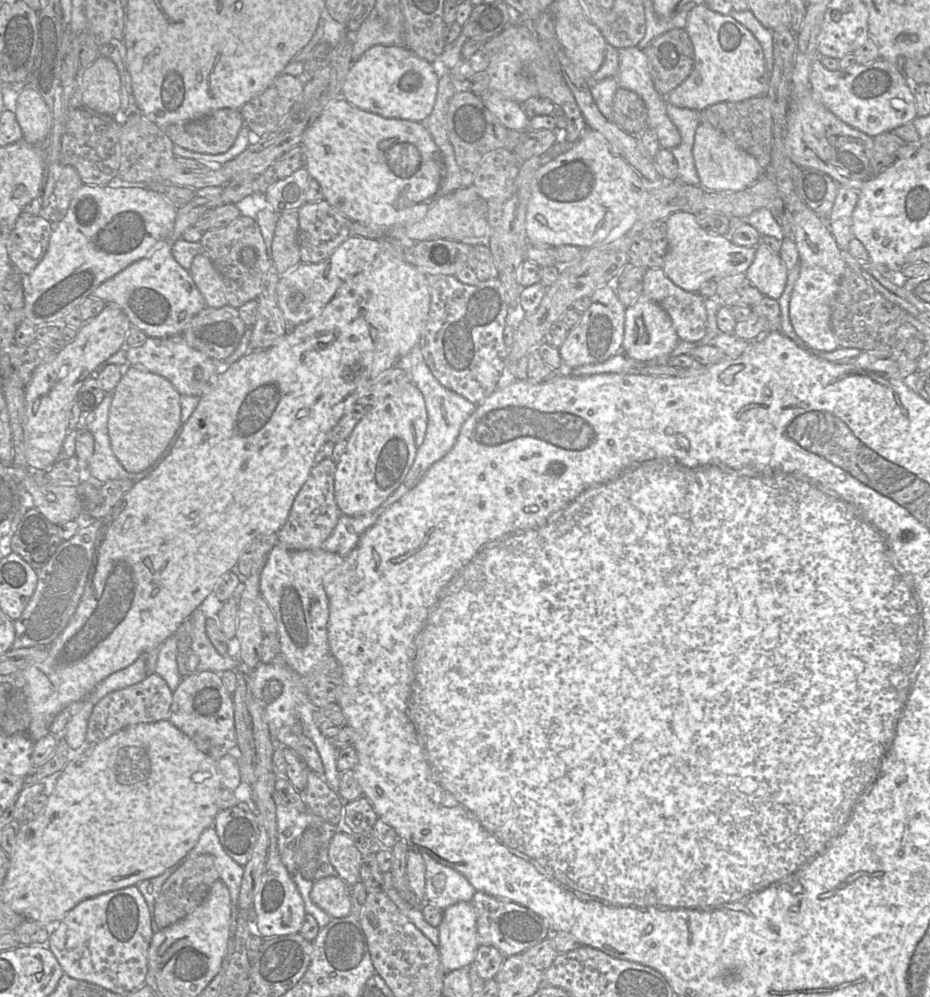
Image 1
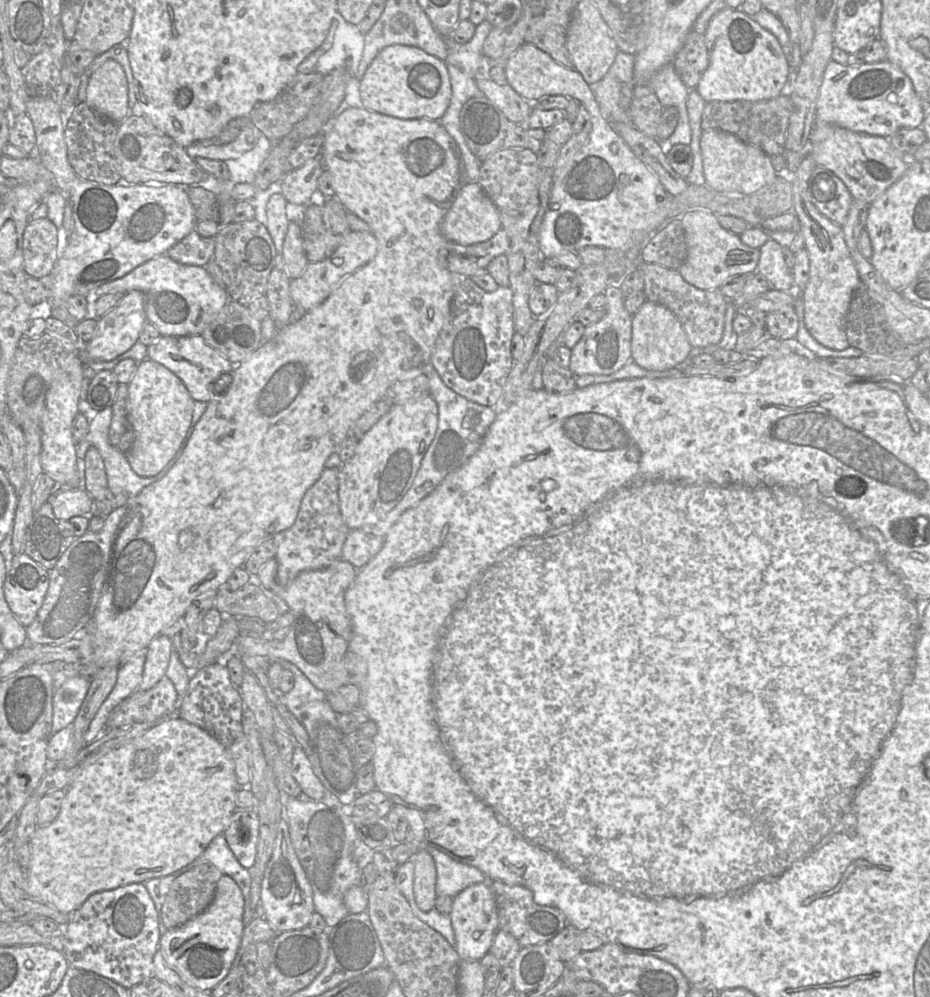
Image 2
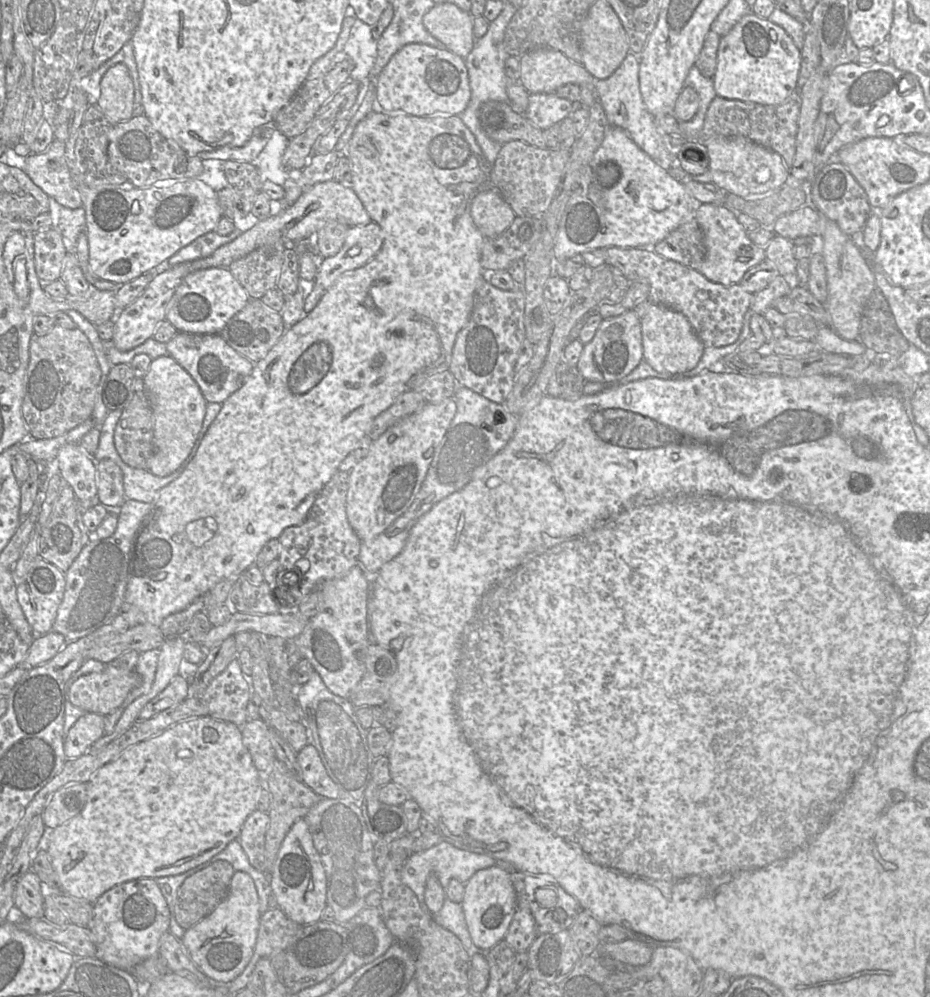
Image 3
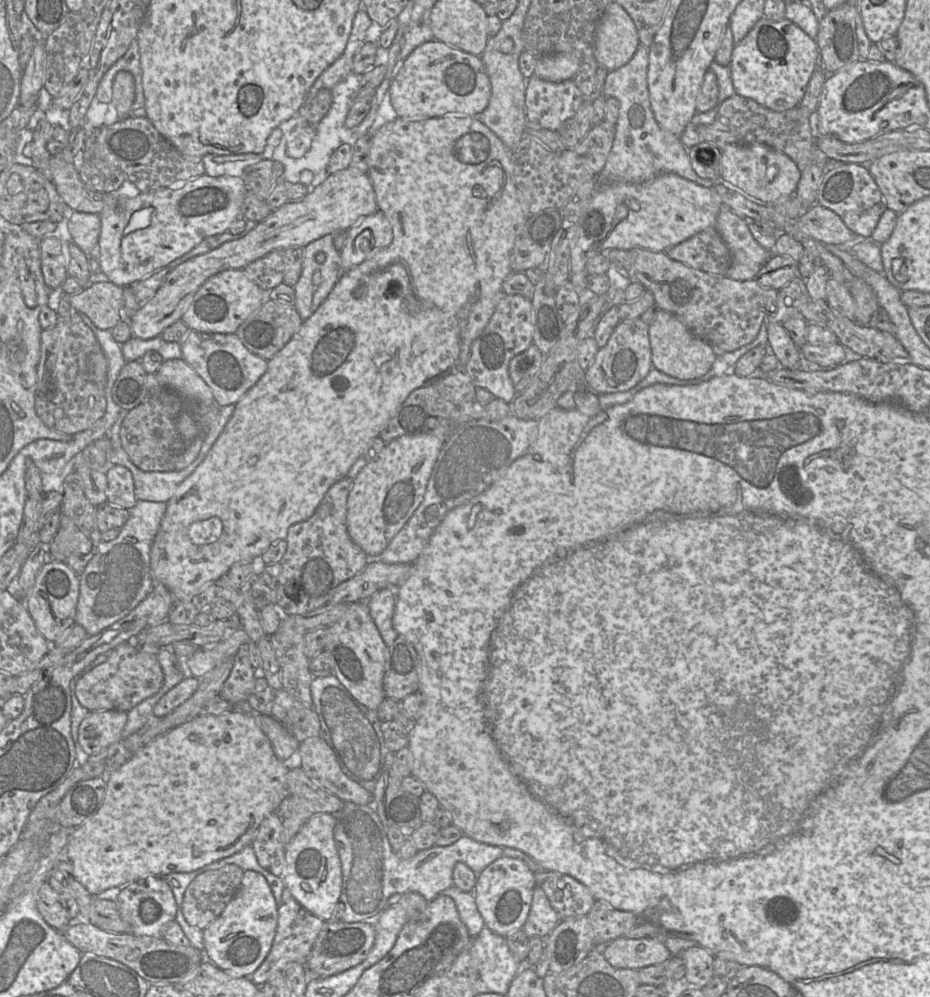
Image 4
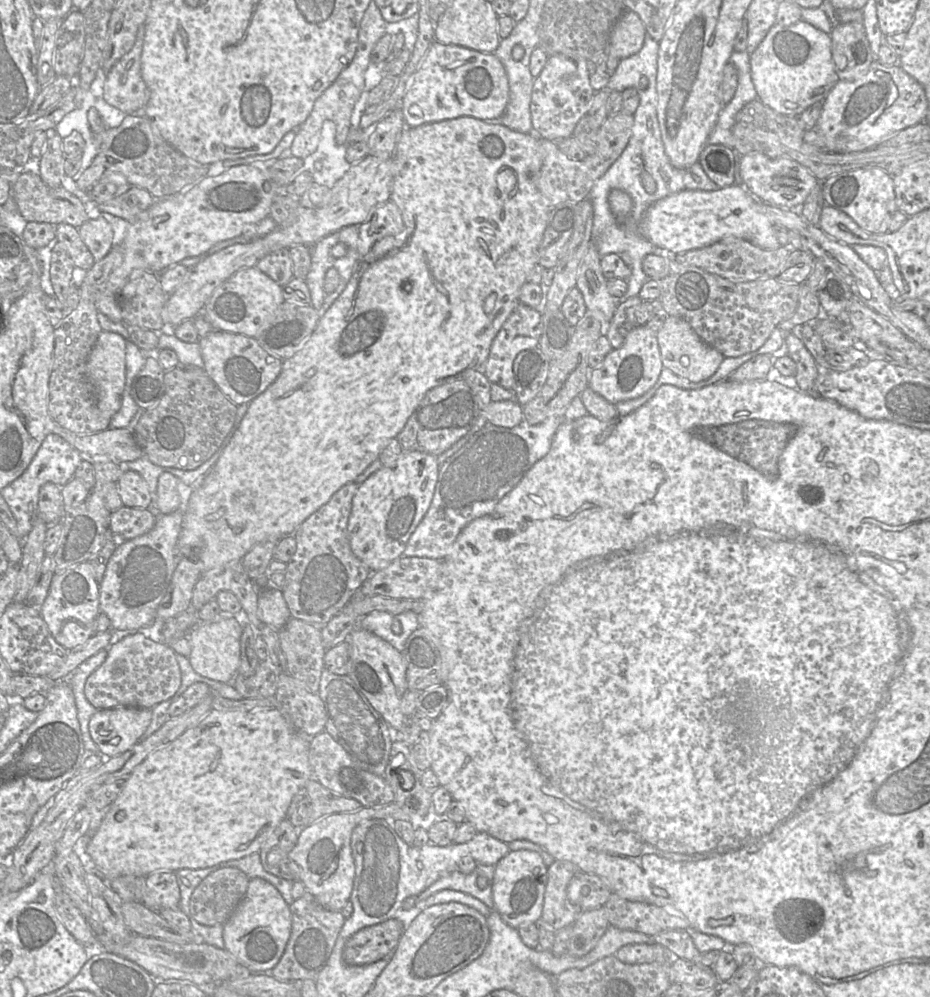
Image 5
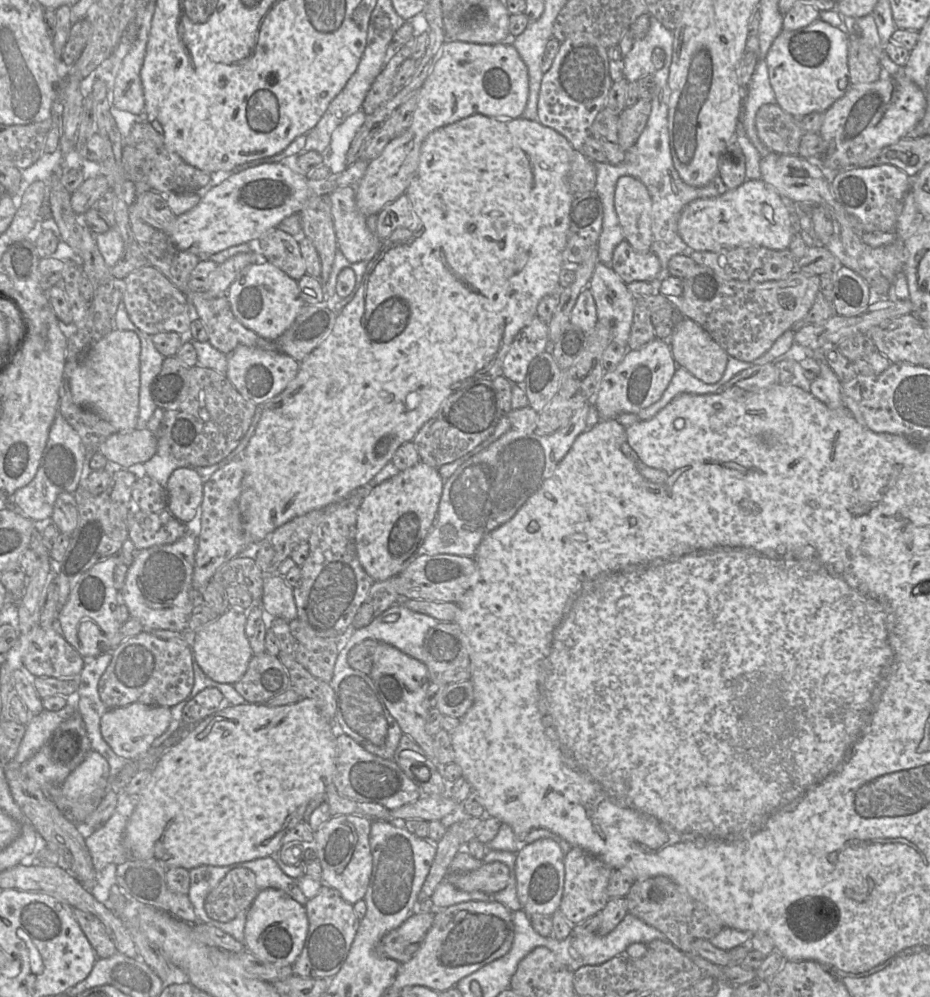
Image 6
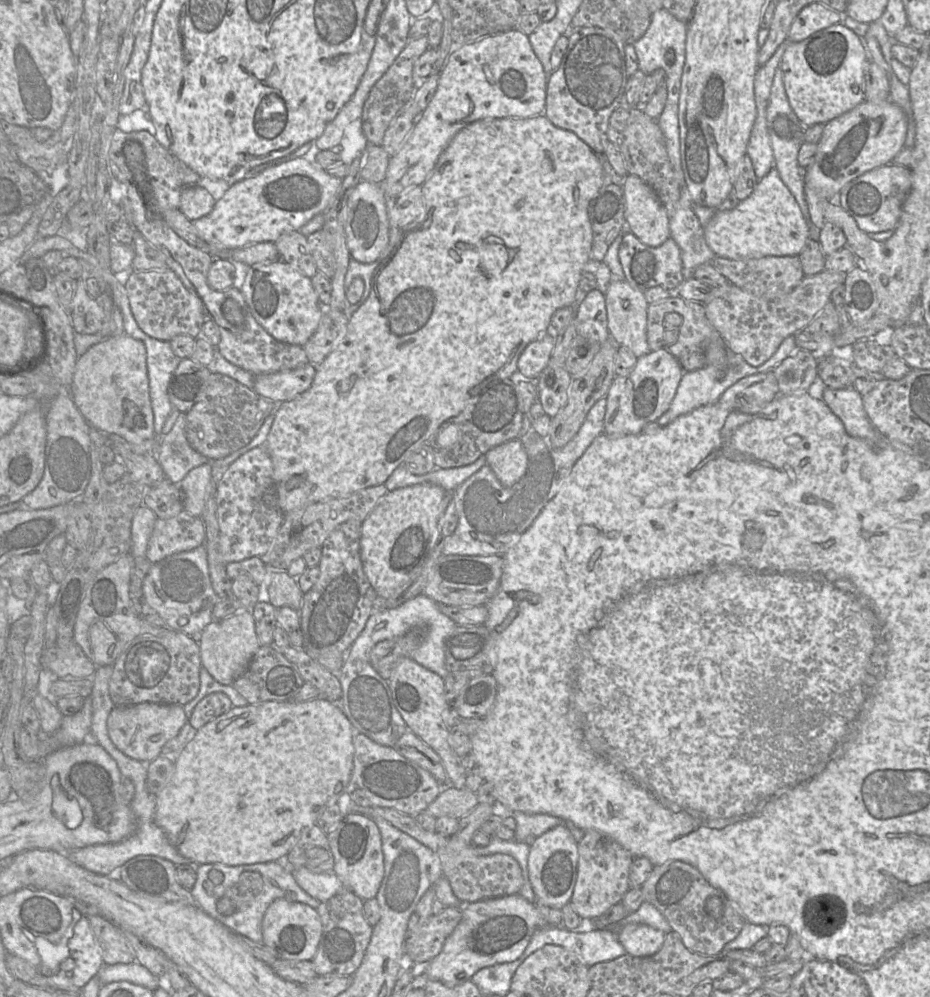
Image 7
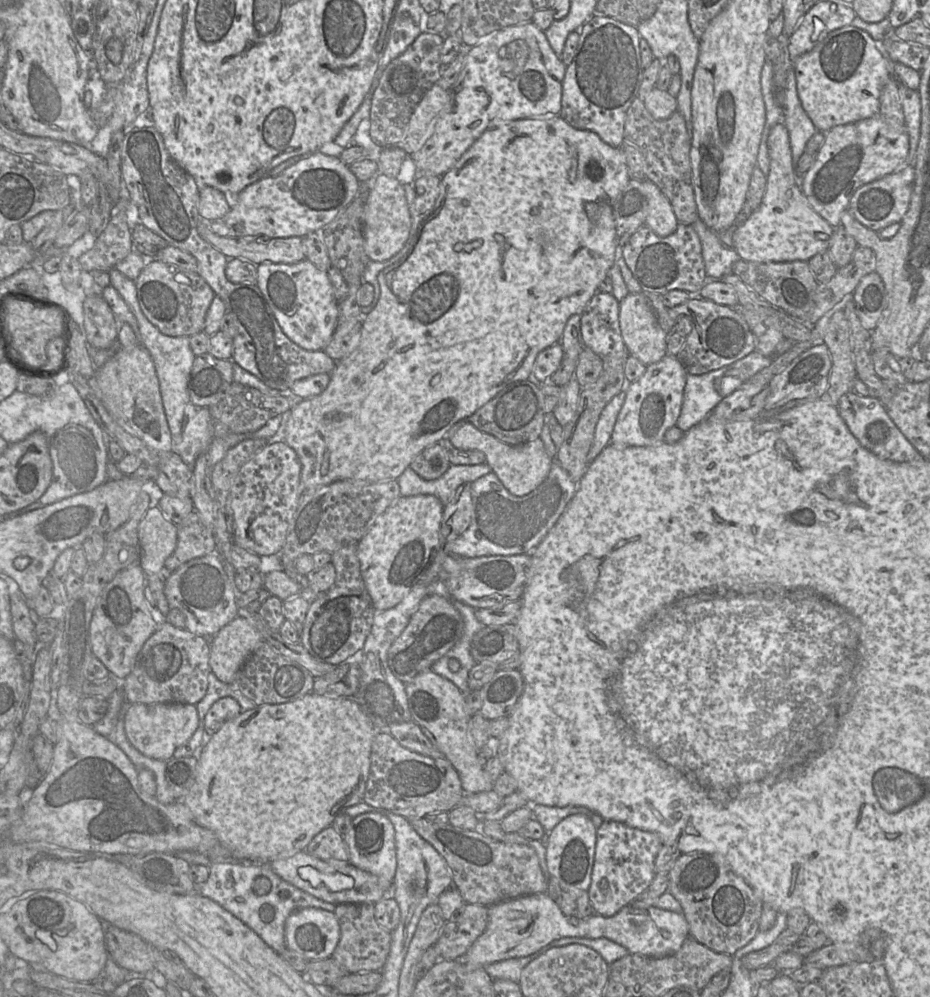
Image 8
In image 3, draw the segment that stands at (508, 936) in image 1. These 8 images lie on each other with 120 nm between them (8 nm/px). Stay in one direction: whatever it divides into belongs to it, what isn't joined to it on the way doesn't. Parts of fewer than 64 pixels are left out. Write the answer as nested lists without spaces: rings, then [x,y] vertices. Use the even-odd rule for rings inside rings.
[[[513,871],[511,879],[517,896],[517,906],[530,909],[538,935],[568,929],[582,910],[577,899],[566,892],[550,875]]]

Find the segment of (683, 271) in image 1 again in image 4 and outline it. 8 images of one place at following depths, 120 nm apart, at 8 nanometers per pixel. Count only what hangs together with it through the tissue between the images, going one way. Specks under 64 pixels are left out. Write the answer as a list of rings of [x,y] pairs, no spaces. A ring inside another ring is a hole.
[[[722,208],[714,228],[731,255],[731,265],[725,276],[739,281],[753,279],[770,258],[770,253],[756,242],[745,219],[729,209]]]

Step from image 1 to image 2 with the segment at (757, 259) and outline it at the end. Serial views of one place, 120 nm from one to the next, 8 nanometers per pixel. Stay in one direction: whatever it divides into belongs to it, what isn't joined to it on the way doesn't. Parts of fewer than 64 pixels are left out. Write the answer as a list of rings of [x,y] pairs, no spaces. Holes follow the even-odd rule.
[[[768,239],[760,248],[756,272],[771,285],[771,289],[790,292],[795,299],[800,297],[800,289],[794,284],[791,270],[787,267],[782,246]]]

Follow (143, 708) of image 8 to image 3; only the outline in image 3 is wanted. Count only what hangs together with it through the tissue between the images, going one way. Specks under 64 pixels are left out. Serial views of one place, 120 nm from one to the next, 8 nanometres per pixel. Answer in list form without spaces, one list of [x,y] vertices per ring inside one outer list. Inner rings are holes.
[[[85,713],[69,729],[64,740],[64,753],[67,759],[85,754],[91,746],[105,735],[105,715]]]

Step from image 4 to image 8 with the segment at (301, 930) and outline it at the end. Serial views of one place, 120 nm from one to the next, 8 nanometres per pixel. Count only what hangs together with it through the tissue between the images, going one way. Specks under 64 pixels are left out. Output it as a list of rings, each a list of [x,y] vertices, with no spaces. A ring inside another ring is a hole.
[[[342,903],[333,912],[339,923],[340,938],[330,958],[349,973],[380,971],[390,952],[391,933],[376,922],[374,903]]]

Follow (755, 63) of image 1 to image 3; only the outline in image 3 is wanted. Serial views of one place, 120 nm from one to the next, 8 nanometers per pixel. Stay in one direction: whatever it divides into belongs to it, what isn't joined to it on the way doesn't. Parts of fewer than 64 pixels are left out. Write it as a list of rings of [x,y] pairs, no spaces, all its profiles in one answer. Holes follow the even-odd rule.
[[[748,13],[720,38],[713,77],[716,96],[725,99],[778,105],[795,96],[801,52],[783,28]]]

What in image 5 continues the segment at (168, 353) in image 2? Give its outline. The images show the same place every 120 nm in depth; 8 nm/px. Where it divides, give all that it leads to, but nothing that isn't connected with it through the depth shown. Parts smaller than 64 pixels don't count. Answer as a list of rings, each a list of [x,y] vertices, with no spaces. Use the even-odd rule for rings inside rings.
[[[212,331],[198,341],[204,369],[213,382],[235,404],[249,404],[263,393],[281,373],[283,361],[268,354],[253,337]]]

